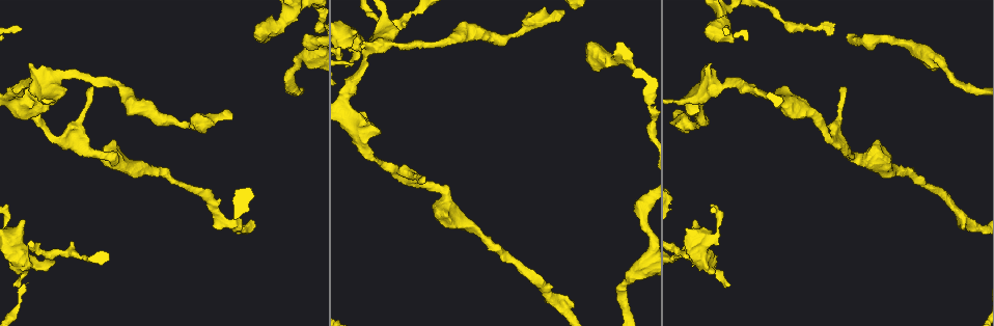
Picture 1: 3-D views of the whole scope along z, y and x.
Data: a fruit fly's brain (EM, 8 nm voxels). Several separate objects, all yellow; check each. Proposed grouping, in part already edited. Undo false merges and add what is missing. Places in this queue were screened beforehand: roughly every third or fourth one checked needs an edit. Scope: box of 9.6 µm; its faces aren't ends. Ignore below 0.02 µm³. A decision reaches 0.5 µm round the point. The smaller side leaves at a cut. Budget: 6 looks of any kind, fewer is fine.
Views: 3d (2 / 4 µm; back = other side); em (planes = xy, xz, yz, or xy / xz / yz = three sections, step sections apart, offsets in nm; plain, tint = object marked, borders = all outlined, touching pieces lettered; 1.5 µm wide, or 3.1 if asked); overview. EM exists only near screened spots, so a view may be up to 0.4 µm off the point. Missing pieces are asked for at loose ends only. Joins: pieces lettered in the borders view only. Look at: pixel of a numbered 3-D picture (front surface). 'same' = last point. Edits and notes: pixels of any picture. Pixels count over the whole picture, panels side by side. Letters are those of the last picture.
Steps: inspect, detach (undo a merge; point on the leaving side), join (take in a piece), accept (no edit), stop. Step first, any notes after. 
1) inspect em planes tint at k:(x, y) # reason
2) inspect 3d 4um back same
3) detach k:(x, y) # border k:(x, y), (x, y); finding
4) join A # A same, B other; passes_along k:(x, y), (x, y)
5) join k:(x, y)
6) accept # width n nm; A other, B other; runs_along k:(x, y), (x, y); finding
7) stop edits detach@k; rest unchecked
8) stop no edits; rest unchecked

inspect 3d 4um at 1:(32, 88) # arms part here

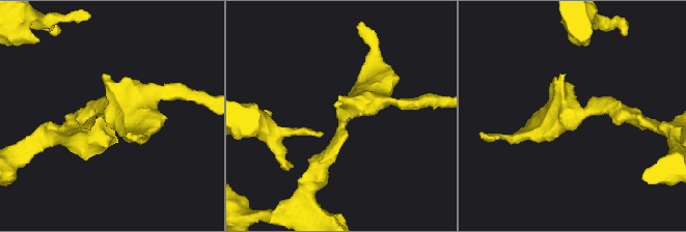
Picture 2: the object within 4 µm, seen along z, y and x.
inspect em planes plain at 2:(108, 109)

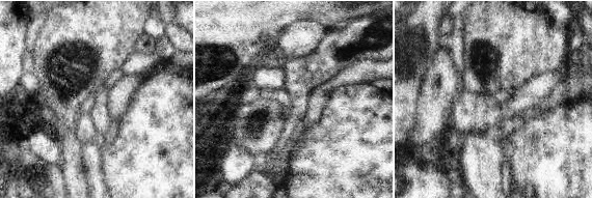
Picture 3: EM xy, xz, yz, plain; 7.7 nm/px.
inspect em planes borders same # see the neighbours

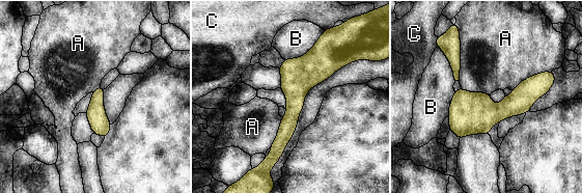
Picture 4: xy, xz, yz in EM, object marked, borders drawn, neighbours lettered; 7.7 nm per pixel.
accept # width 150 nm; A other, B other, C other; border 4:(459, 34), (461, 43), (460, 80); one neuron here

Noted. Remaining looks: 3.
inspect em planes tint at 1:(132, 94) # sudden change in width

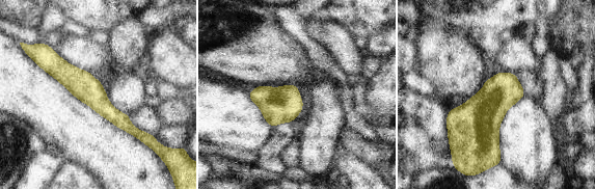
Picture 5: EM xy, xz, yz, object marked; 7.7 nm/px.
inspect em planes borders same

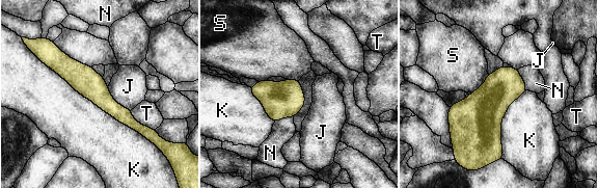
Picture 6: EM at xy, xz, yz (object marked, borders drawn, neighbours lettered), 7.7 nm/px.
accept # J other, K other, N other, S other, T other; continuous, no second neuron

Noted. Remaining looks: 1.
inspect em planes borders at 1:(727, 286) # free end

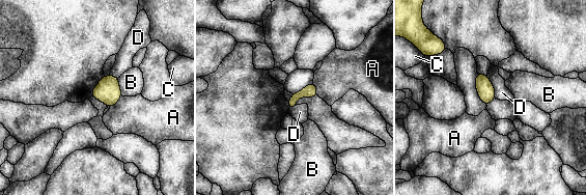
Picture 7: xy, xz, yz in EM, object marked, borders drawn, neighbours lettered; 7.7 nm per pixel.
accept # width 100 nm; A other, B other, C other, D other; border 7:(486, 75), (493, 85), (496, 98); no lettered piece goes on from it

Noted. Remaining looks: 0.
stop no edits; rest unchecked

